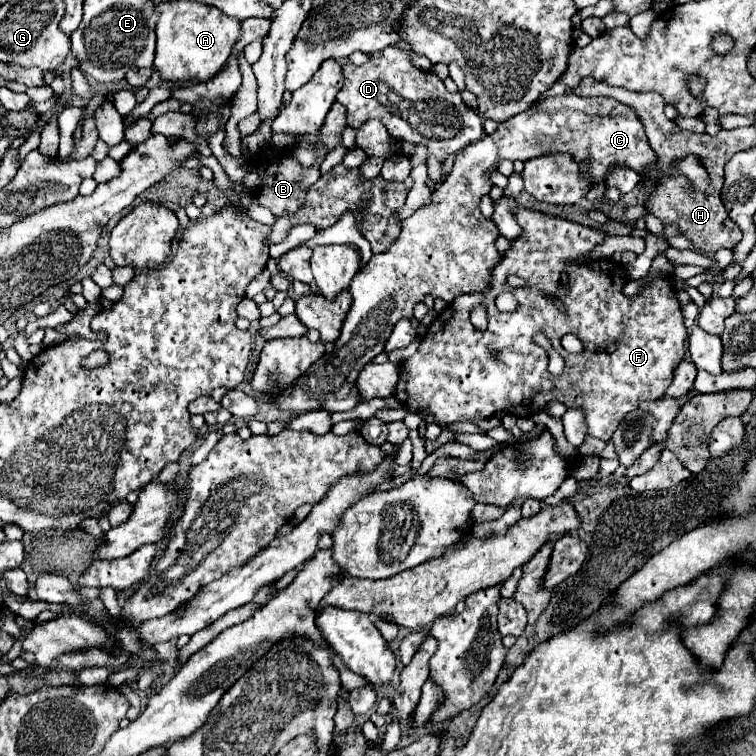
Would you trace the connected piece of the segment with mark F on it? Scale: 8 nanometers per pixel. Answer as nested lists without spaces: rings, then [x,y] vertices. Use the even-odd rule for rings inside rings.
[[[516,207],[514,217],[516,217],[518,225],[522,227],[522,235],[516,237],[516,239],[512,239],[512,241],[510,241],[510,247],[502,253],[500,263],[498,263],[498,265],[494,267],[494,271],[492,271],[488,289],[486,289],[486,291],[478,291],[478,293],[462,293],[462,295],[458,295],[458,297],[432,321],[432,325],[428,327],[424,339],[420,341],[418,351],[416,351],[412,357],[408,357],[408,359],[404,361],[404,365],[400,363],[400,379],[398,379],[394,397],[398,399],[398,403],[400,403],[402,407],[406,407],[406,409],[410,409],[410,411],[428,411],[428,413],[432,413],[434,419],[436,419],[436,425],[440,425],[440,427],[448,427],[448,425],[452,425],[452,423],[478,423],[478,421],[482,421],[482,419],[494,417],[494,415],[500,413],[500,411],[506,411],[506,413],[516,415],[516,417],[532,417],[532,415],[544,411],[550,401],[560,401],[560,403],[564,403],[568,409],[580,409],[580,411],[584,411],[586,425],[588,425],[588,435],[594,435],[594,437],[598,437],[598,439],[602,439],[602,441],[610,441],[610,439],[612,439],[612,433],[616,431],[618,423],[622,421],[622,417],[624,417],[626,413],[638,409],[638,405],[640,405],[642,401],[652,401],[652,399],[664,397],[668,385],[670,385],[672,379],[674,379],[674,369],[684,361],[688,329],[686,329],[686,325],[684,325],[684,315],[682,315],[682,309],[680,309],[680,301],[678,301],[678,297],[676,297],[676,289],[672,287],[670,277],[656,277],[656,279],[652,279],[638,295],[626,297],[626,295],[622,293],[622,289],[624,289],[624,285],[628,283],[628,275],[626,275],[622,263],[616,263],[616,261],[610,261],[610,259],[592,259],[592,257],[590,257],[590,253],[596,249],[596,245],[602,245],[602,243],[606,241],[606,237],[608,237],[606,231],[602,231],[602,229],[592,229],[592,227],[586,227],[586,225],[582,225],[582,223],[574,223],[574,221],[568,221],[568,219],[562,219],[562,217],[554,217],[554,215],[548,215],[548,213],[542,213],[542,211],[534,211],[534,209],[528,209],[528,207]],[[562,273],[566,273],[566,275],[570,277],[570,287],[568,287],[568,289],[560,289]],[[508,275],[518,275],[518,277],[526,279],[526,287],[520,287],[520,289],[508,287],[508,285],[506,285],[506,277],[508,277]],[[502,291],[510,291],[510,293],[518,299],[518,309],[516,309],[516,311],[512,311],[512,313],[498,311],[498,307],[496,307],[496,297],[498,297]],[[554,299],[564,305],[564,311],[558,309],[558,305],[554,303]],[[478,303],[486,303],[486,307],[488,307],[488,329],[486,329],[486,331],[480,331],[480,329],[476,329],[476,327],[470,323],[470,311],[472,311]],[[536,333],[544,333],[544,335],[550,339],[552,347],[564,357],[566,367],[564,367],[564,371],[562,371],[560,377],[552,377],[552,375],[548,373],[548,353],[546,353],[546,349],[542,349],[540,345],[534,343],[534,335],[536,335]],[[566,333],[576,335],[576,337],[584,343],[584,351],[582,351],[582,353],[572,355],[572,353],[568,353],[568,351],[560,345],[560,341],[562,341],[562,337],[564,337]],[[610,345],[614,345],[614,353],[604,353],[604,351],[602,351],[602,353],[594,353],[594,349],[608,349]]]

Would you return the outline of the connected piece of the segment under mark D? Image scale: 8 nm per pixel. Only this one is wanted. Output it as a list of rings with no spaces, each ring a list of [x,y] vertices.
[[[396,45],[372,53],[368,63],[360,67],[346,63],[342,73],[344,87],[338,91],[336,101],[346,107],[348,125],[358,129],[370,119],[380,119],[394,139],[426,145],[430,151],[428,173],[434,183],[444,177],[440,165],[448,155],[458,153],[468,143],[474,143],[484,135],[482,117],[464,103],[462,95],[450,93],[432,71],[412,67],[408,53]]]

